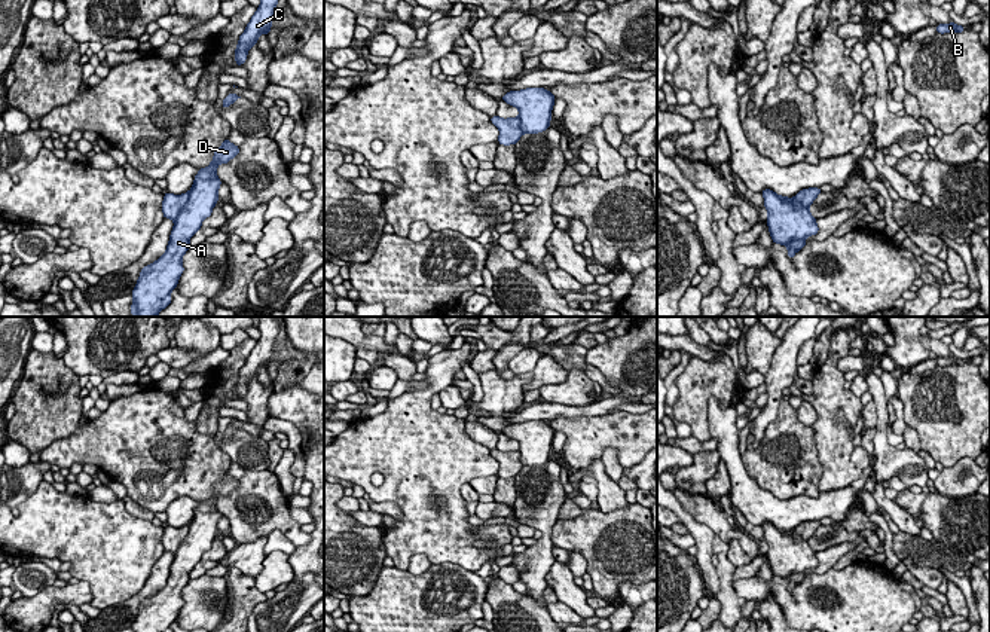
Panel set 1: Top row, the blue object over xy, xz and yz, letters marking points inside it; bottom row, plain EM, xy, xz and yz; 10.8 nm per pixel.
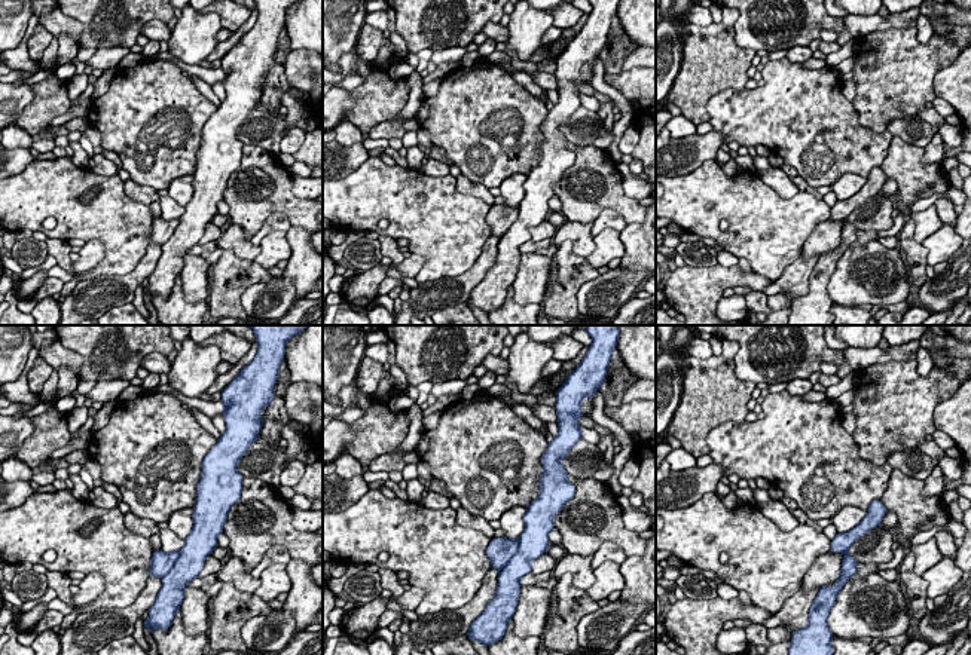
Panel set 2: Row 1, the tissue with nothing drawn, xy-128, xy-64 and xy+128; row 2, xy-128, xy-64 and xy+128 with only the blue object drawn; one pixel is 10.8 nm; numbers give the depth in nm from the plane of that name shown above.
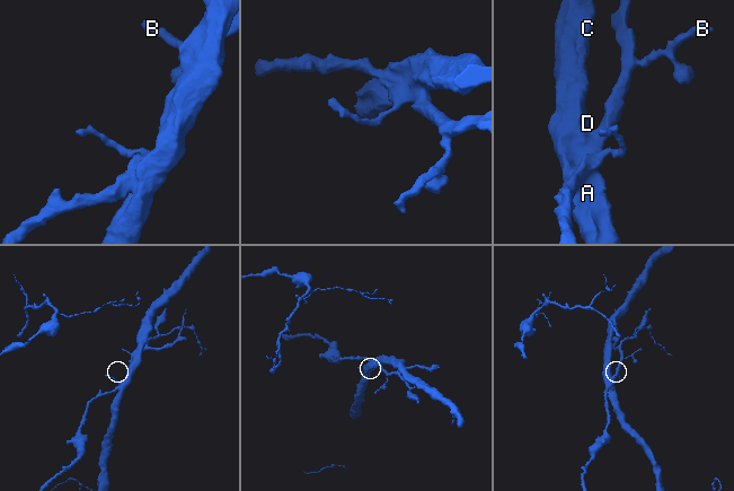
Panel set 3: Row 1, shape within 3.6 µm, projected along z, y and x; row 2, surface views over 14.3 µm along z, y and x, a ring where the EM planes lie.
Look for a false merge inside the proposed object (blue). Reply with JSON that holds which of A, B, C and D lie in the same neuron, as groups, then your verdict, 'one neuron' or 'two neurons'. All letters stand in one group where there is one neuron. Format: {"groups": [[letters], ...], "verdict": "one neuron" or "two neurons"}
{"groups": [["A", "C", "D"], ["B"]], "verdict": "two neurons"}

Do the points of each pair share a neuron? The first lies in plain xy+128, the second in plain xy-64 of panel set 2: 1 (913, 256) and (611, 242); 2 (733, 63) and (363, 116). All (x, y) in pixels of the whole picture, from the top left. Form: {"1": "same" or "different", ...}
{"1": "different", "2": "same"}

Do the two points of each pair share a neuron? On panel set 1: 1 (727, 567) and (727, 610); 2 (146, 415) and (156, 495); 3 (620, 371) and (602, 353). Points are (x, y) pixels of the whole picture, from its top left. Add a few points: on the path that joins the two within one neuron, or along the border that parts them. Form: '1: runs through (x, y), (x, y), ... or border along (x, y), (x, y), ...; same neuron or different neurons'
1: runs through (726, 577), (727, 600); same neuron
2: runs through (146, 434), (146, 476); same neuron
3: runs through (616, 366), (607, 357); same neuron

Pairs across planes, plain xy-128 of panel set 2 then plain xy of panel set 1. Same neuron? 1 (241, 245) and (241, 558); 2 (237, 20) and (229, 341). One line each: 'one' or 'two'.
1: one
2: one

